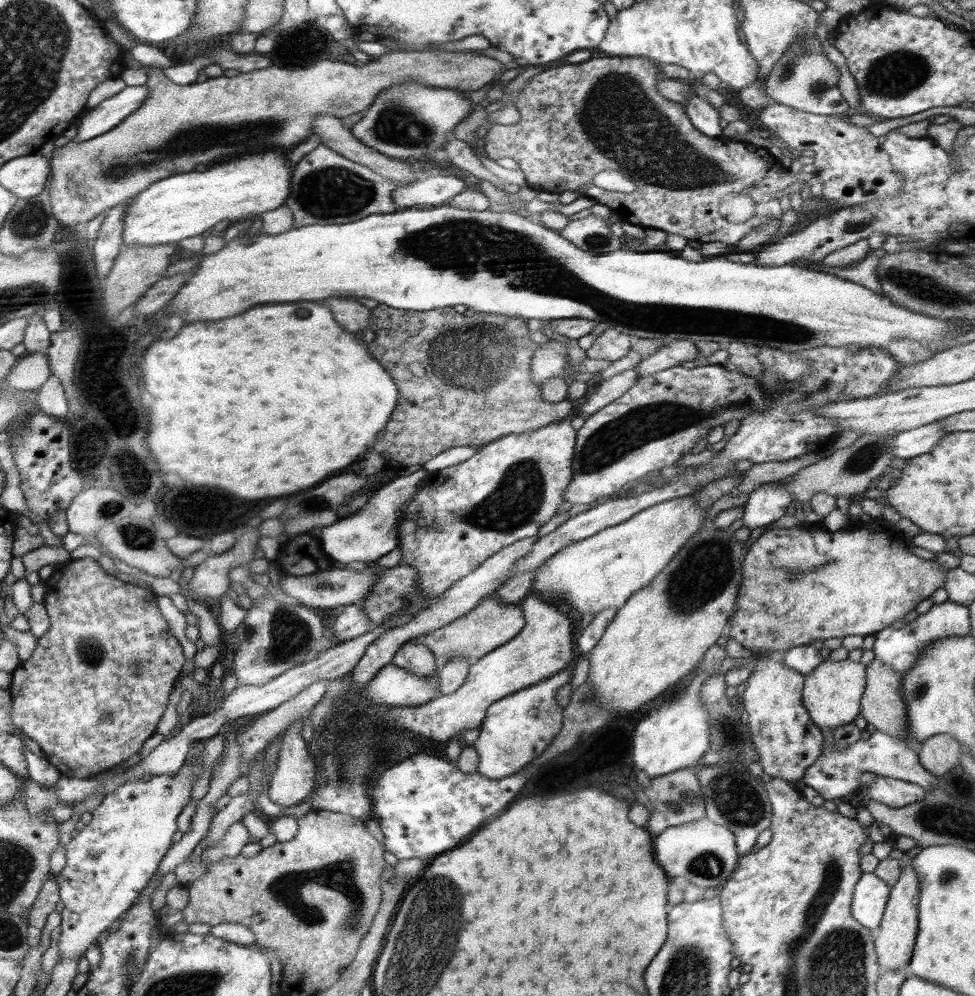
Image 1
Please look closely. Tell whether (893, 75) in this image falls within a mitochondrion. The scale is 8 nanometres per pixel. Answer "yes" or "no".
yes

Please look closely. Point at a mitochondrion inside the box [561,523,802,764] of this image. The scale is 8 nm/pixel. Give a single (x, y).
(690, 591)

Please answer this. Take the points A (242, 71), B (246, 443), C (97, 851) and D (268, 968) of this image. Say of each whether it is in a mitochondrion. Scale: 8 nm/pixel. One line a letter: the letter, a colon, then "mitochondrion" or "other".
A: other
B: other
C: other
D: other

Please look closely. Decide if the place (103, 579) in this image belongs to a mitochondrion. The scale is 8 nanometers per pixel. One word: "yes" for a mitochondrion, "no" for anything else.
no

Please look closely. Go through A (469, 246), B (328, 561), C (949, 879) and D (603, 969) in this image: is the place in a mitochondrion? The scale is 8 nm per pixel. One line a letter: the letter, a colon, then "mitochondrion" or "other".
A: mitochondrion
B: other
C: mitochondrion
D: other

